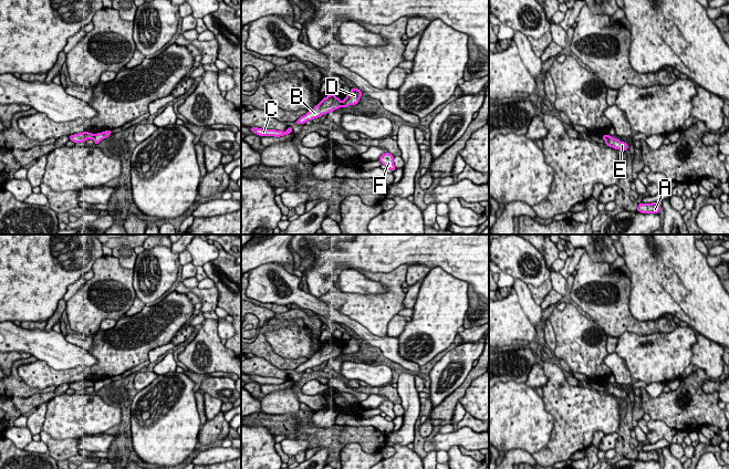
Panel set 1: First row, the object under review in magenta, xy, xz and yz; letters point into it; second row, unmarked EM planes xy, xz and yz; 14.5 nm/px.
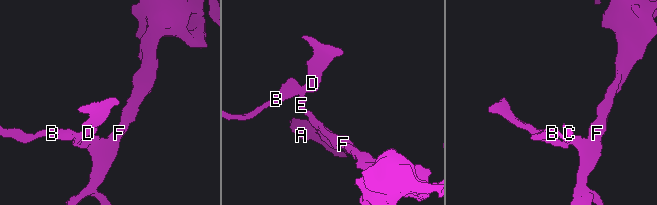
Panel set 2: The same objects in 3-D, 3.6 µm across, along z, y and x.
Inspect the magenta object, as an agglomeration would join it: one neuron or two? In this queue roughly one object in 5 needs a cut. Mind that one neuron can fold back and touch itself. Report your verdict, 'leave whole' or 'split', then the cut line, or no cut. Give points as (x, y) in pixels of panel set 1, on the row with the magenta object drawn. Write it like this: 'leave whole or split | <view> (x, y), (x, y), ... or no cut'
split | xz (342, 102), (340, 106)

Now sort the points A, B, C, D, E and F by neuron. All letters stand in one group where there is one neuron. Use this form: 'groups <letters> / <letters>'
groups A D E F / B C

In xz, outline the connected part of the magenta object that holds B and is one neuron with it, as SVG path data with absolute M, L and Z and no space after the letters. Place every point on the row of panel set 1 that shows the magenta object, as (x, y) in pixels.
M329 94L324 97L313 110L309 111L305 115L299 117L295 124L305 124L308 121L321 117L324 114L333 112L342 106L342 101L334 94Z

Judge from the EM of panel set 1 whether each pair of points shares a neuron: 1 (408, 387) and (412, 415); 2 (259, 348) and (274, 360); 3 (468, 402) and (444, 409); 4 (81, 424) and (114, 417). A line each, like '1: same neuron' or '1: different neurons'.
1: same neuron
2: same neuron
3: different neurons
4: same neuron

